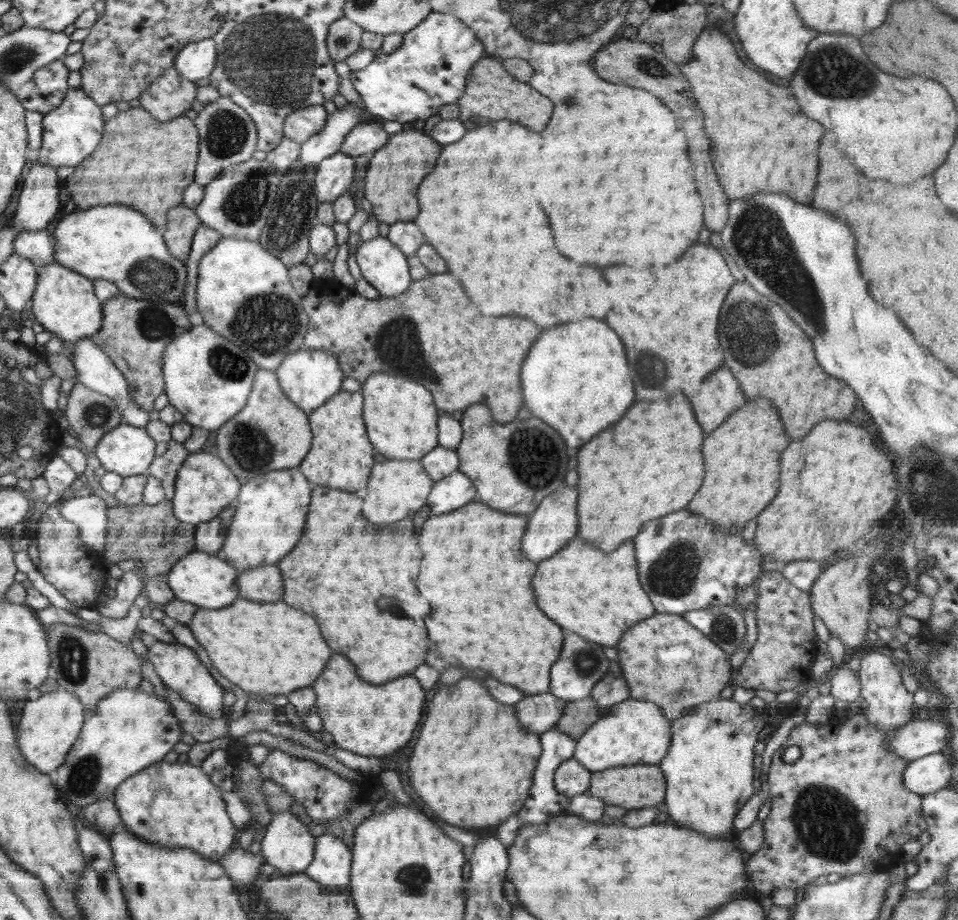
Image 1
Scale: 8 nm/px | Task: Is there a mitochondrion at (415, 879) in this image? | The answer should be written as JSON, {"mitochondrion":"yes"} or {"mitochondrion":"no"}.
{"mitochondrion":"yes"}

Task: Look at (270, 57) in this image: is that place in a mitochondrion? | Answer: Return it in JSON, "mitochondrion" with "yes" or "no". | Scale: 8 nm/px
{"mitochondrion":"yes"}

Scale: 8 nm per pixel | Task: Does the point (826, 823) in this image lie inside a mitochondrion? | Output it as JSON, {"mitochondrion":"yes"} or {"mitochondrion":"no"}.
{"mitochondrion":"yes"}

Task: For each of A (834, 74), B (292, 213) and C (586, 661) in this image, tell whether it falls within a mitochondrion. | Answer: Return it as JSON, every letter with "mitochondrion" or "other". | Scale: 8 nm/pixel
{"A":"mitochondrion","B":"mitochondrion","C":"mitochondrion"}

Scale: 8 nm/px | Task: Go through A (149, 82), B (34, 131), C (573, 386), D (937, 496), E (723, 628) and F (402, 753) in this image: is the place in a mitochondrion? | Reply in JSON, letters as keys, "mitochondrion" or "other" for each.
{"A":"other","B":"other","C":"other","D":"mitochondrion","E":"mitochondrion","F":"other"}

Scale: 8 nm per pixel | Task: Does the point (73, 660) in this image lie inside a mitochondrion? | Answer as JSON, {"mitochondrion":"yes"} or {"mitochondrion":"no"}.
{"mitochondrion":"yes"}

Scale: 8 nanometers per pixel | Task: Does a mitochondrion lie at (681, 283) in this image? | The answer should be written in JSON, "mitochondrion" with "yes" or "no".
{"mitochondrion":"no"}

